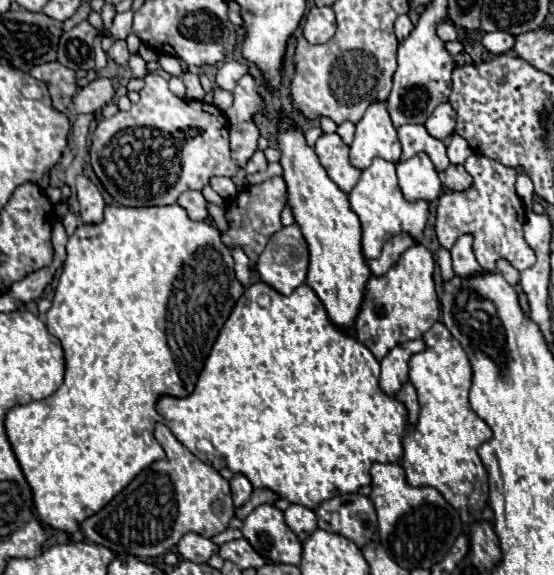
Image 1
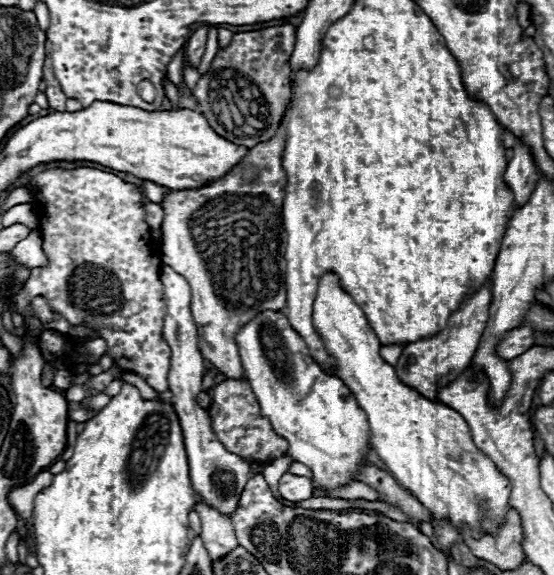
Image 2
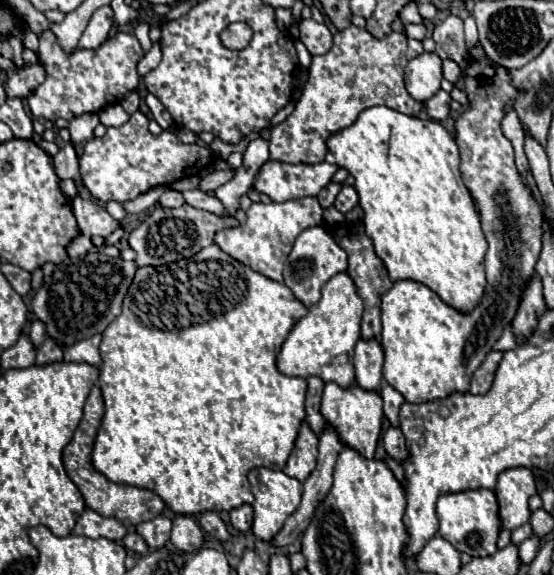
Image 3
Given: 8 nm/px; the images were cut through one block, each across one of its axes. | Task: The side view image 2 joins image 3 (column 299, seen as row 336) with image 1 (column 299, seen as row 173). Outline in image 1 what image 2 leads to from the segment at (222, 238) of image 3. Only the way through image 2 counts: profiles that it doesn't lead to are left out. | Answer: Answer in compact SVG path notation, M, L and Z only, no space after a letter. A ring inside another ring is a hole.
M296 224L276 232L256 262L260 280L288 296L304 284L308 270L308 246Z

